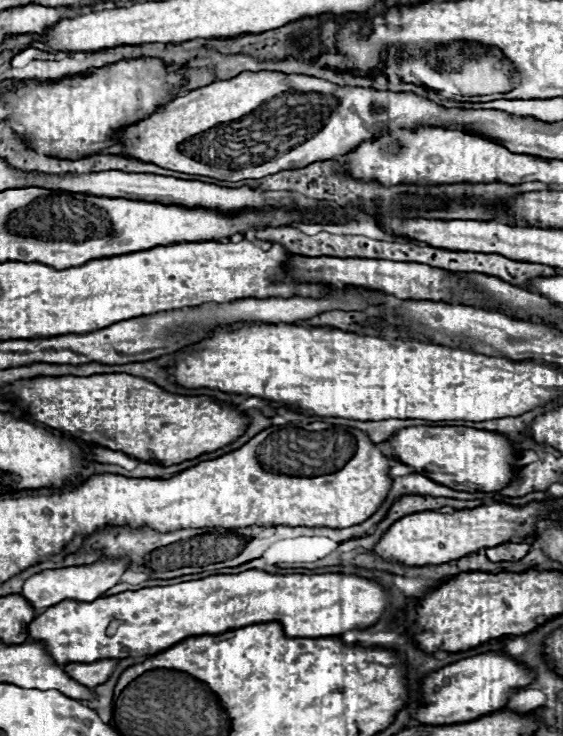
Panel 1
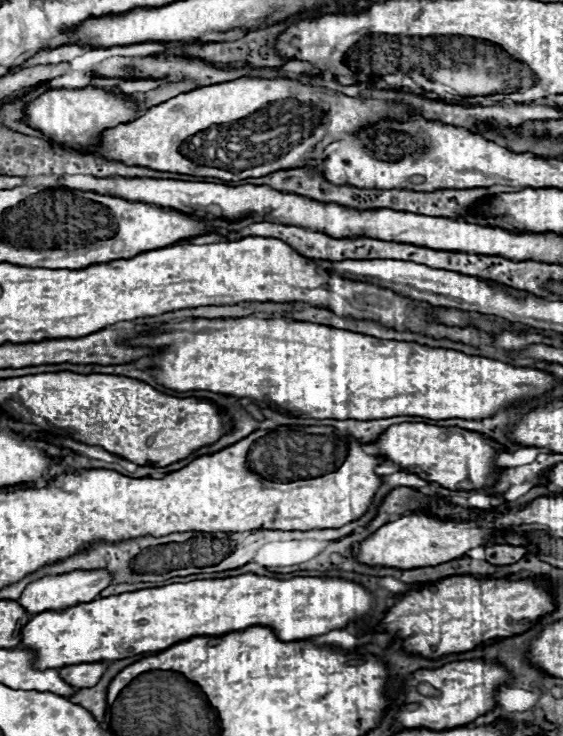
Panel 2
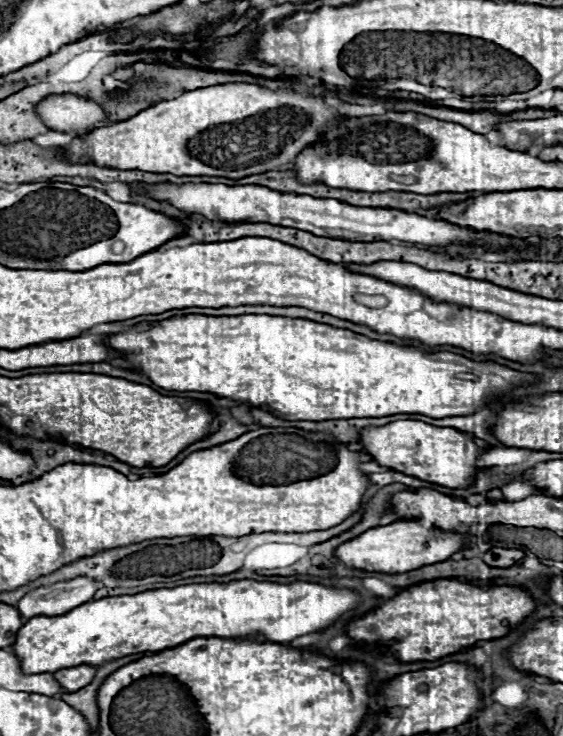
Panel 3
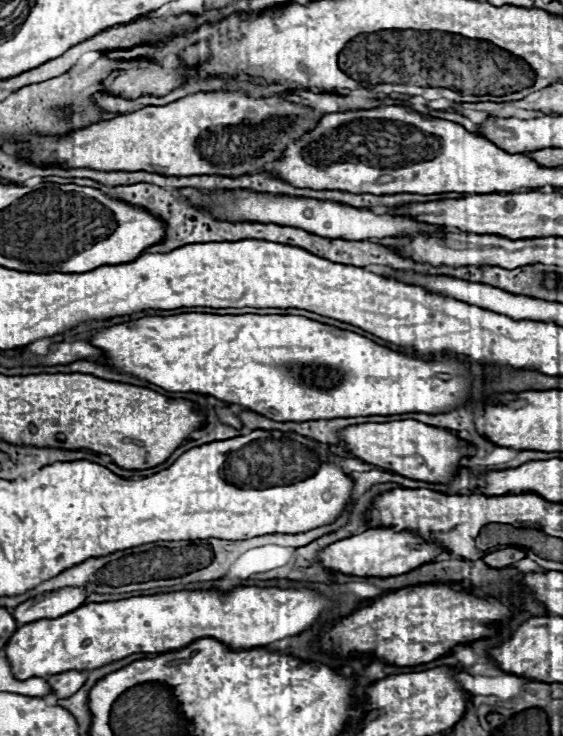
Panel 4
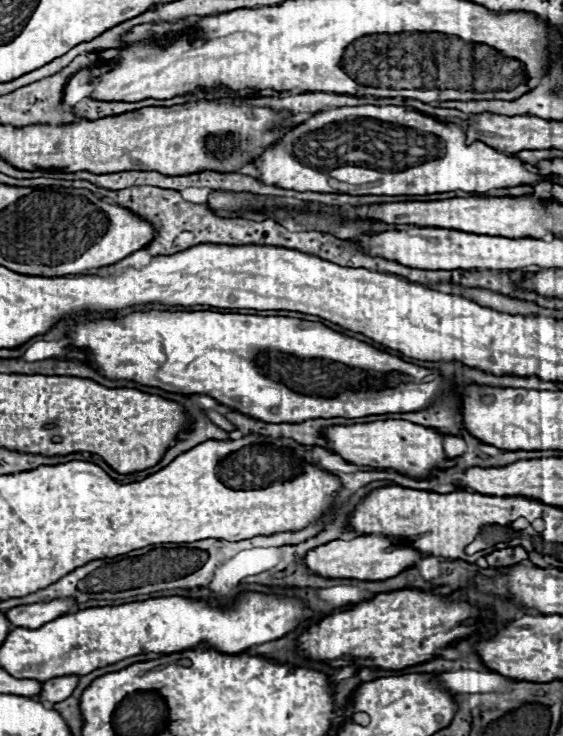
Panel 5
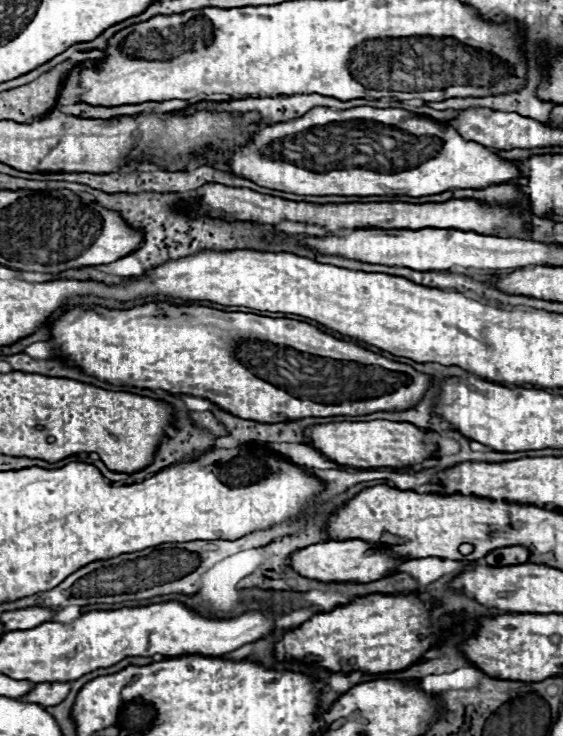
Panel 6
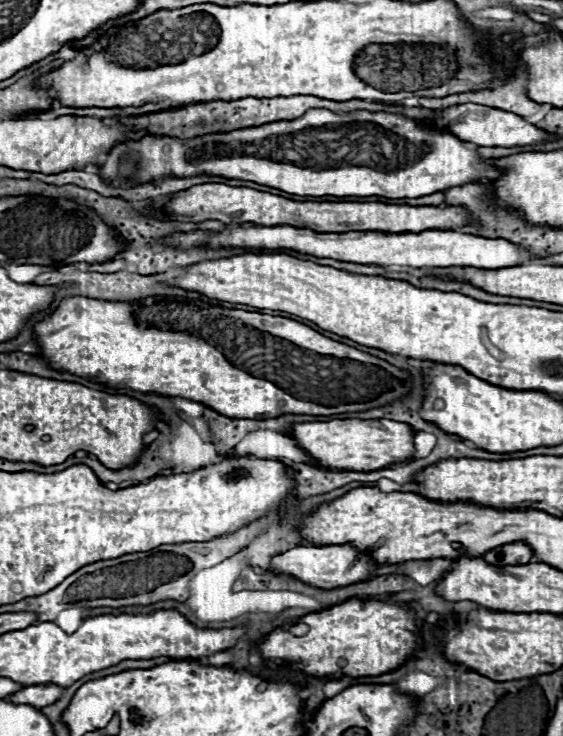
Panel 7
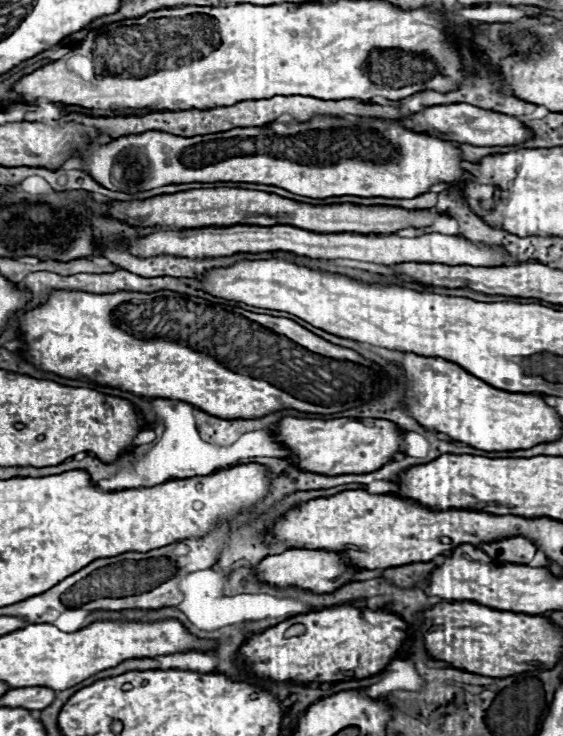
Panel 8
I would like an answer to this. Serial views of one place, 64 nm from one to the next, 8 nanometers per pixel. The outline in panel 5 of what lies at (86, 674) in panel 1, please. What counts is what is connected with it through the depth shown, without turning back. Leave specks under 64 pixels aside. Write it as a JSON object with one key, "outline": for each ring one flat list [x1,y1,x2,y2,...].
{"outline":[[60,676,60,678,50,678,42,684,42,694,38,696,38,700,48,700,48,702,62,702,66,700,74,688,78,686,80,676]]}

